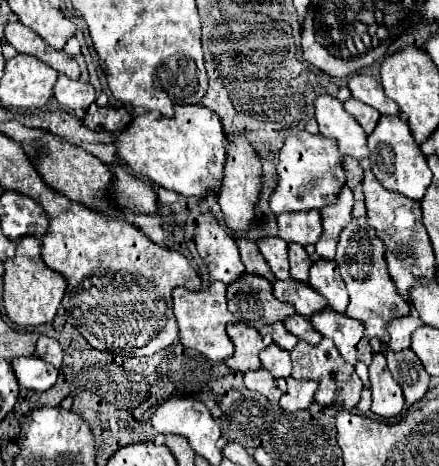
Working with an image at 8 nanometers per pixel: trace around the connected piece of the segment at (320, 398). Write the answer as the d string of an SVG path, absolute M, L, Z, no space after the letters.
M324 338L316 348L312 348L310 344L304 344L302 340L298 342L298 346L290 352L292 356L292 376L294 378L306 378L306 380L314 380L318 382L318 394L316 394L316 402L320 406L340 406L346 410L352 410L358 406L360 402L360 392L362 392L362 382L358 378L358 374L354 372L352 364L348 364L340 352L336 352L336 346L332 344L332 340Z

